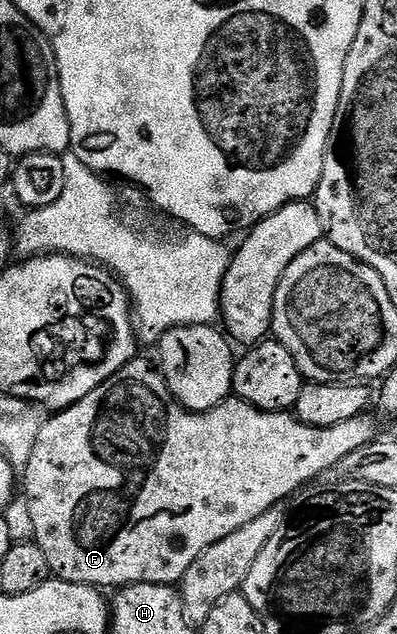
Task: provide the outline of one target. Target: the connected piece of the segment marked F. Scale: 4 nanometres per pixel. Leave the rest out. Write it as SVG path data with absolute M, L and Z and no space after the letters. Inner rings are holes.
M138 356L132 362L128 362L115 376L111 376L95 392L83 396L74 406L66 410L54 413L45 418L45 424L39 432L39 440L35 440L35 448L31 450L31 460L25 465L23 477L25 477L24 501L31 508L31 520L35 524L32 541L43 548L43 556L47 556L49 573L54 579L62 582L74 582L80 586L92 586L94 588L120 588L122 586L134 586L135 584L155 584L156 586L173 586L180 583L182 576L211 548L211 544L219 544L223 536L231 536L243 524L255 520L255 516L263 516L271 508L281 506L284 498L292 499L298 492L304 491L308 482L317 482L327 468L335 468L343 456L351 456L351 452L359 452L369 442L378 437L377 426L369 419L368 413L355 416L351 420L343 420L343 424L331 424L331 428L319 428L297 419L296 413L265 412L256 410L251 404L247 404L242 398L230 396L202 414L194 414L179 405L173 398L173 393L167 388L165 377L160 369L149 362L144 362L144 357ZM165 414L165 439L161 442L161 417Z

